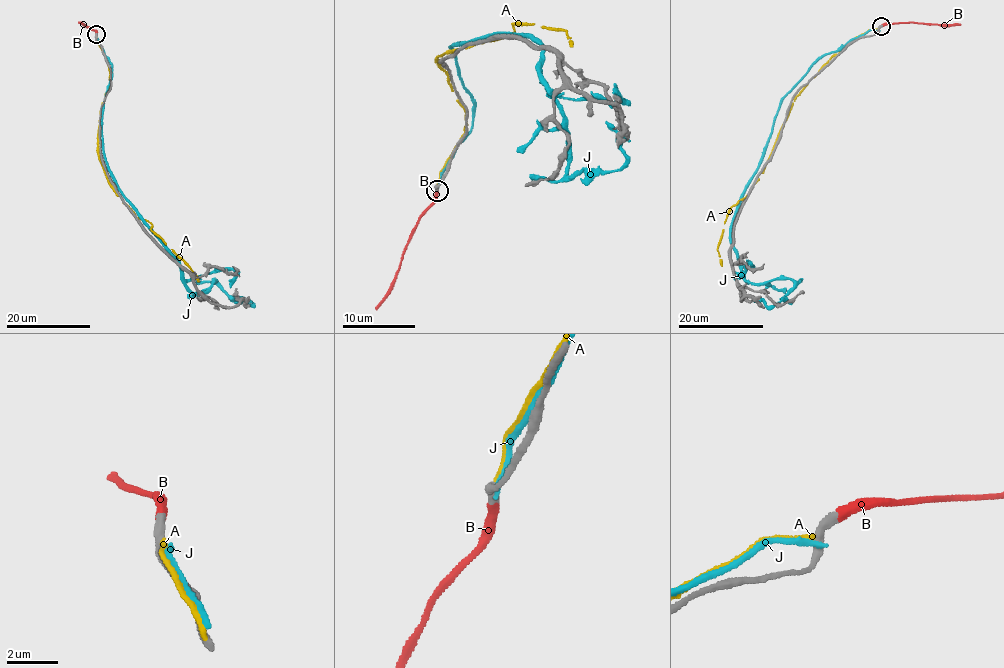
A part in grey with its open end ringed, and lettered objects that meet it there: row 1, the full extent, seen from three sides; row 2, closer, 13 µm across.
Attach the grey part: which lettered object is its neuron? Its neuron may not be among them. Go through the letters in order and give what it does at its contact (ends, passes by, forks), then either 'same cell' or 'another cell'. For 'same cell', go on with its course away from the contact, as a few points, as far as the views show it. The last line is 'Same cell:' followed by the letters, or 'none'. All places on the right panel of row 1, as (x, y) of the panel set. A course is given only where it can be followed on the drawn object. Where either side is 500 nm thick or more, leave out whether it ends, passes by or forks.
A: it ends there; another cell
B: it ends there; same cell; it runs (881, 25), (916, 22), (961, 25)
J: it ends there; another cell
Same cell: B

